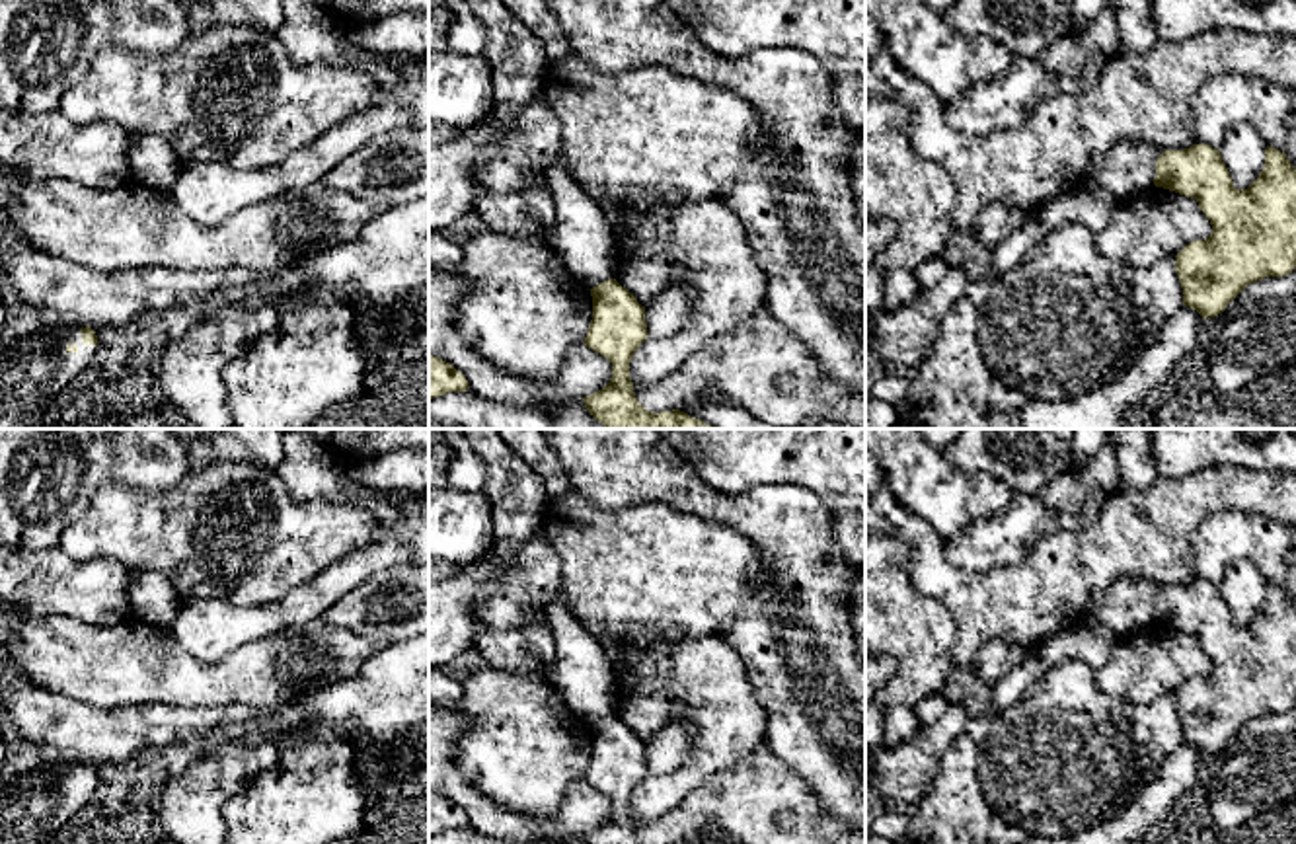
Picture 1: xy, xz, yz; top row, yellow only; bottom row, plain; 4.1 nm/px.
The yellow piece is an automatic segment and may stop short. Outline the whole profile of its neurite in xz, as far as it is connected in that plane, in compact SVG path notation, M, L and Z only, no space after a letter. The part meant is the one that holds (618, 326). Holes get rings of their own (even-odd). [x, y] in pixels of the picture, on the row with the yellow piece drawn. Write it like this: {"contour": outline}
{"contour": "M616 279L592 287L591 296L592 320L583 343L612 363L612 378L583 398L589 413L604 429L715 429L680 409L653 413L637 402L629 363L649 337L645 306Z"}

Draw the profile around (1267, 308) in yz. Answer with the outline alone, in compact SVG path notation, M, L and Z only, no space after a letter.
M1296 267L1290 275L1265 277L1247 285L1222 314L1214 318L1216 337L1278 337L1296 329Z

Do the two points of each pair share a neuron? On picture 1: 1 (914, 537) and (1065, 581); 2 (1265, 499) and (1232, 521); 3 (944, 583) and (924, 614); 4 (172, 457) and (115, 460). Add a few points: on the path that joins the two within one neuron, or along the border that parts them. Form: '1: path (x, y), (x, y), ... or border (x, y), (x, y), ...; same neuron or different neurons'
1: path (950, 575), (961, 587), (1026, 587); same neuron
2: border (1275, 519), (1263, 513), (1217, 509), (1201, 523); different neurons
3: border (909, 558), (911, 581), (944, 607), (955, 638); different neurons
4: path (158, 457), (129, 457); same neuron

